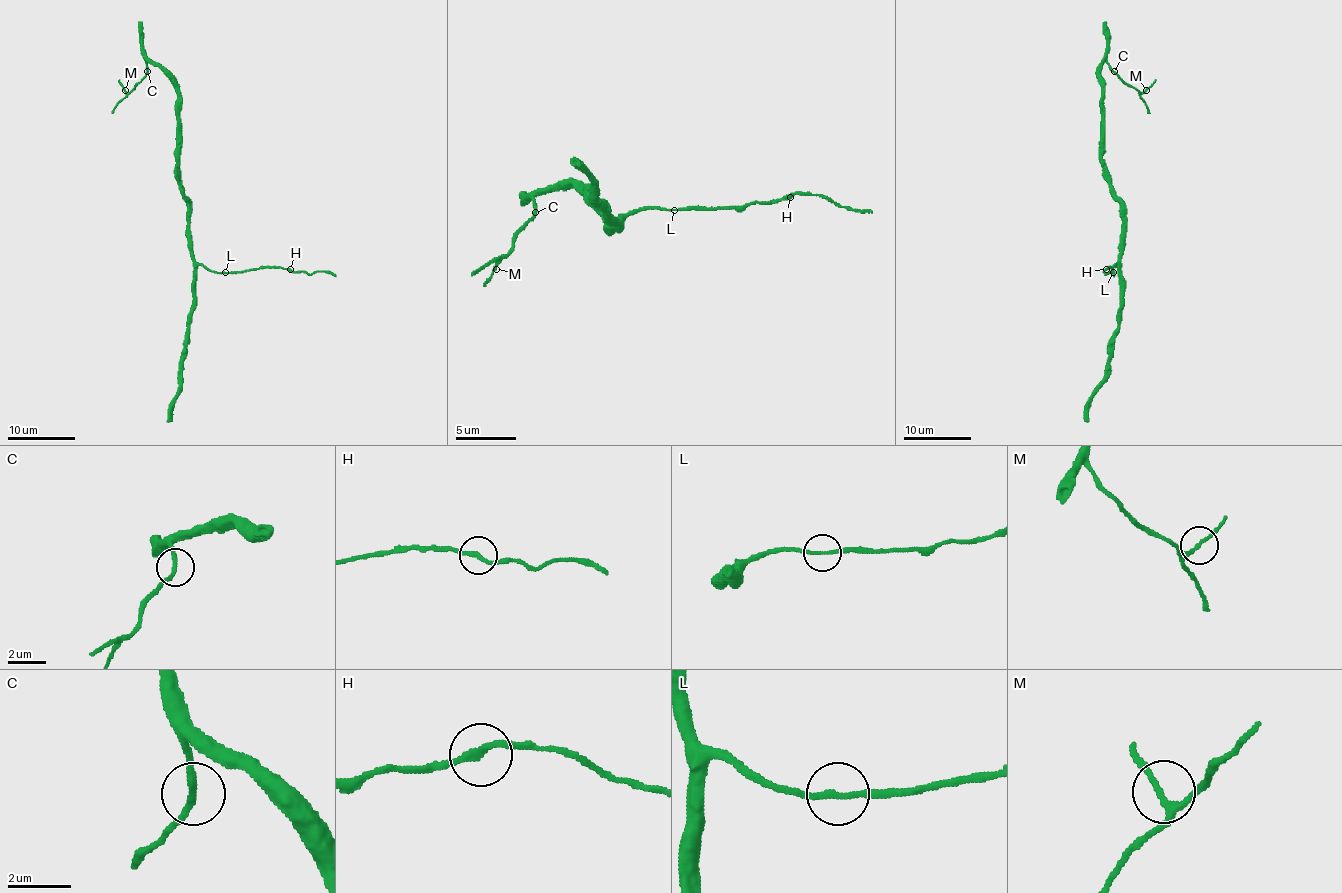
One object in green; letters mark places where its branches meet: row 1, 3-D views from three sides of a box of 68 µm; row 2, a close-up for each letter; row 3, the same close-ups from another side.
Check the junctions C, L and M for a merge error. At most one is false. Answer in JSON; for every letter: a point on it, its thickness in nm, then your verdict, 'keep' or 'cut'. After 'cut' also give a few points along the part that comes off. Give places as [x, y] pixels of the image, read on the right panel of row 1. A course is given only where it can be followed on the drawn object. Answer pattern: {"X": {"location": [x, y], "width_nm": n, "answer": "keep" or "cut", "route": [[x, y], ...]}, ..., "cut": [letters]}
{"C": {"location": [1114, 71], "width_nm": 220, "answer": "keep"}, "L": {"location": [1113, 272], "width_nm": 180, "answer": "keep"}, "M": {"location": [1146, 90], "width_nm": 180, "answer": "keep"}, "cut": []}

